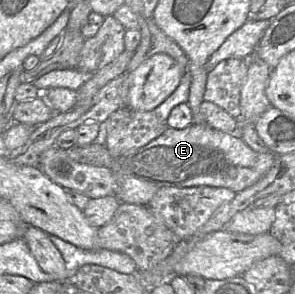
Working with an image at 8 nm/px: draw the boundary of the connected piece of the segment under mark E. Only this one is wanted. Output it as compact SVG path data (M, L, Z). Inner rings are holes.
M193 122L184 129L167 127L157 138L143 147L112 155L106 145L95 142L66 149L74 161L106 167L128 178L153 183L159 187L224 187L235 193L257 182L274 164L277 154L251 149L237 133L226 133L205 123Z

